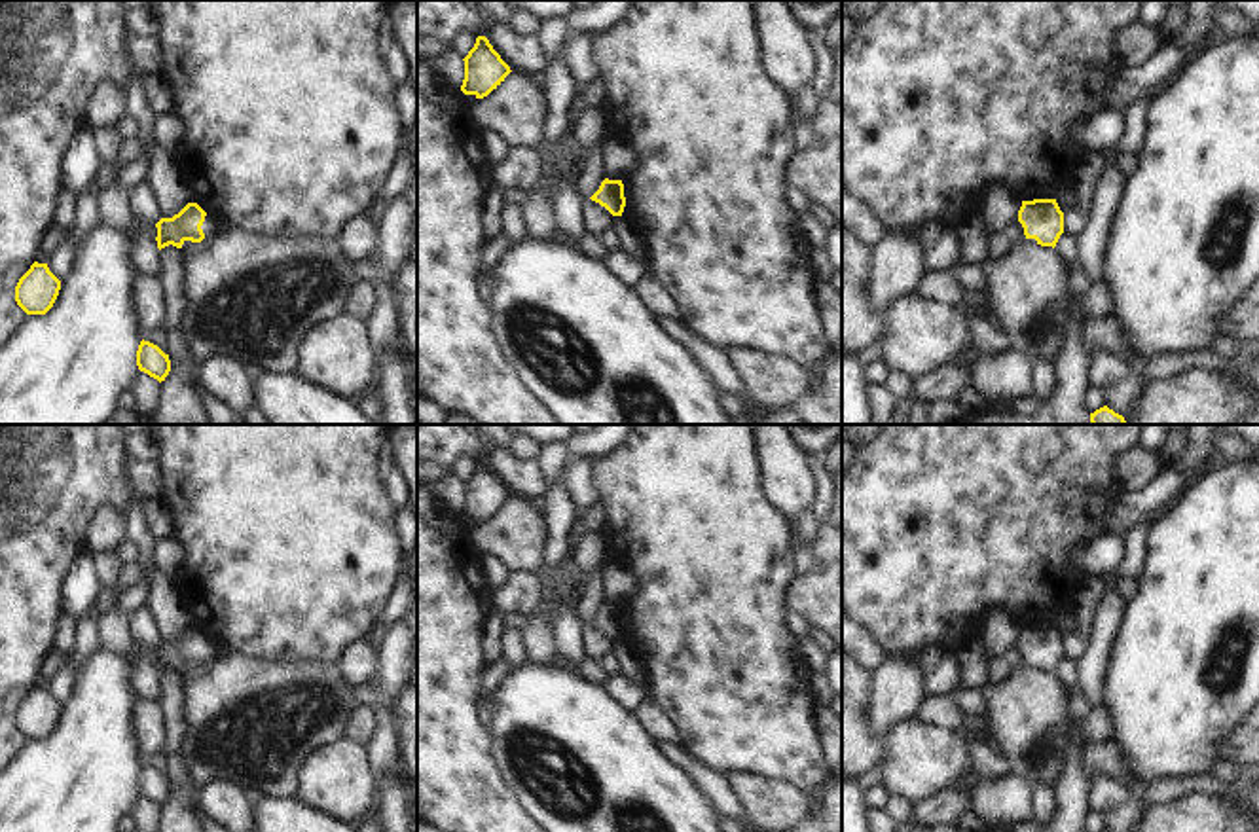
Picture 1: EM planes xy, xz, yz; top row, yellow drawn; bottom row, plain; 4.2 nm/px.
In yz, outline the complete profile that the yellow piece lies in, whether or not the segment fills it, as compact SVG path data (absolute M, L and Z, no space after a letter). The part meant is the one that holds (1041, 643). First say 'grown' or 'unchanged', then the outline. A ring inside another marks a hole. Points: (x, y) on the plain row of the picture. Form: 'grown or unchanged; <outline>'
unchanged; M1056 624L1022 625L1018 646L1024 652L1026 663L1035 663L1041 671L1056 671L1064 658L1064 637Z

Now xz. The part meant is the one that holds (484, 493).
unchanged; M478 461L465 485L461 515L476 523L487 521L512 497L485 461Z

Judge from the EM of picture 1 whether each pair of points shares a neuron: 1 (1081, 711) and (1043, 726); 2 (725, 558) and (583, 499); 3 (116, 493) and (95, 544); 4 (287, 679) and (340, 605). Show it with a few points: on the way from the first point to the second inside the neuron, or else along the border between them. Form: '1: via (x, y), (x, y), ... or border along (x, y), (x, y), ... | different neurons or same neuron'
1: border along (1068, 700), (1068, 711), (1079, 721) | different neurons
2: border along (588, 459), (590, 484), (600, 501) | different neurons
3: border along (124, 512), (103, 506), (90, 524), (84, 542) | different neurons
4: border along (256, 658), (334, 664) | different neurons

